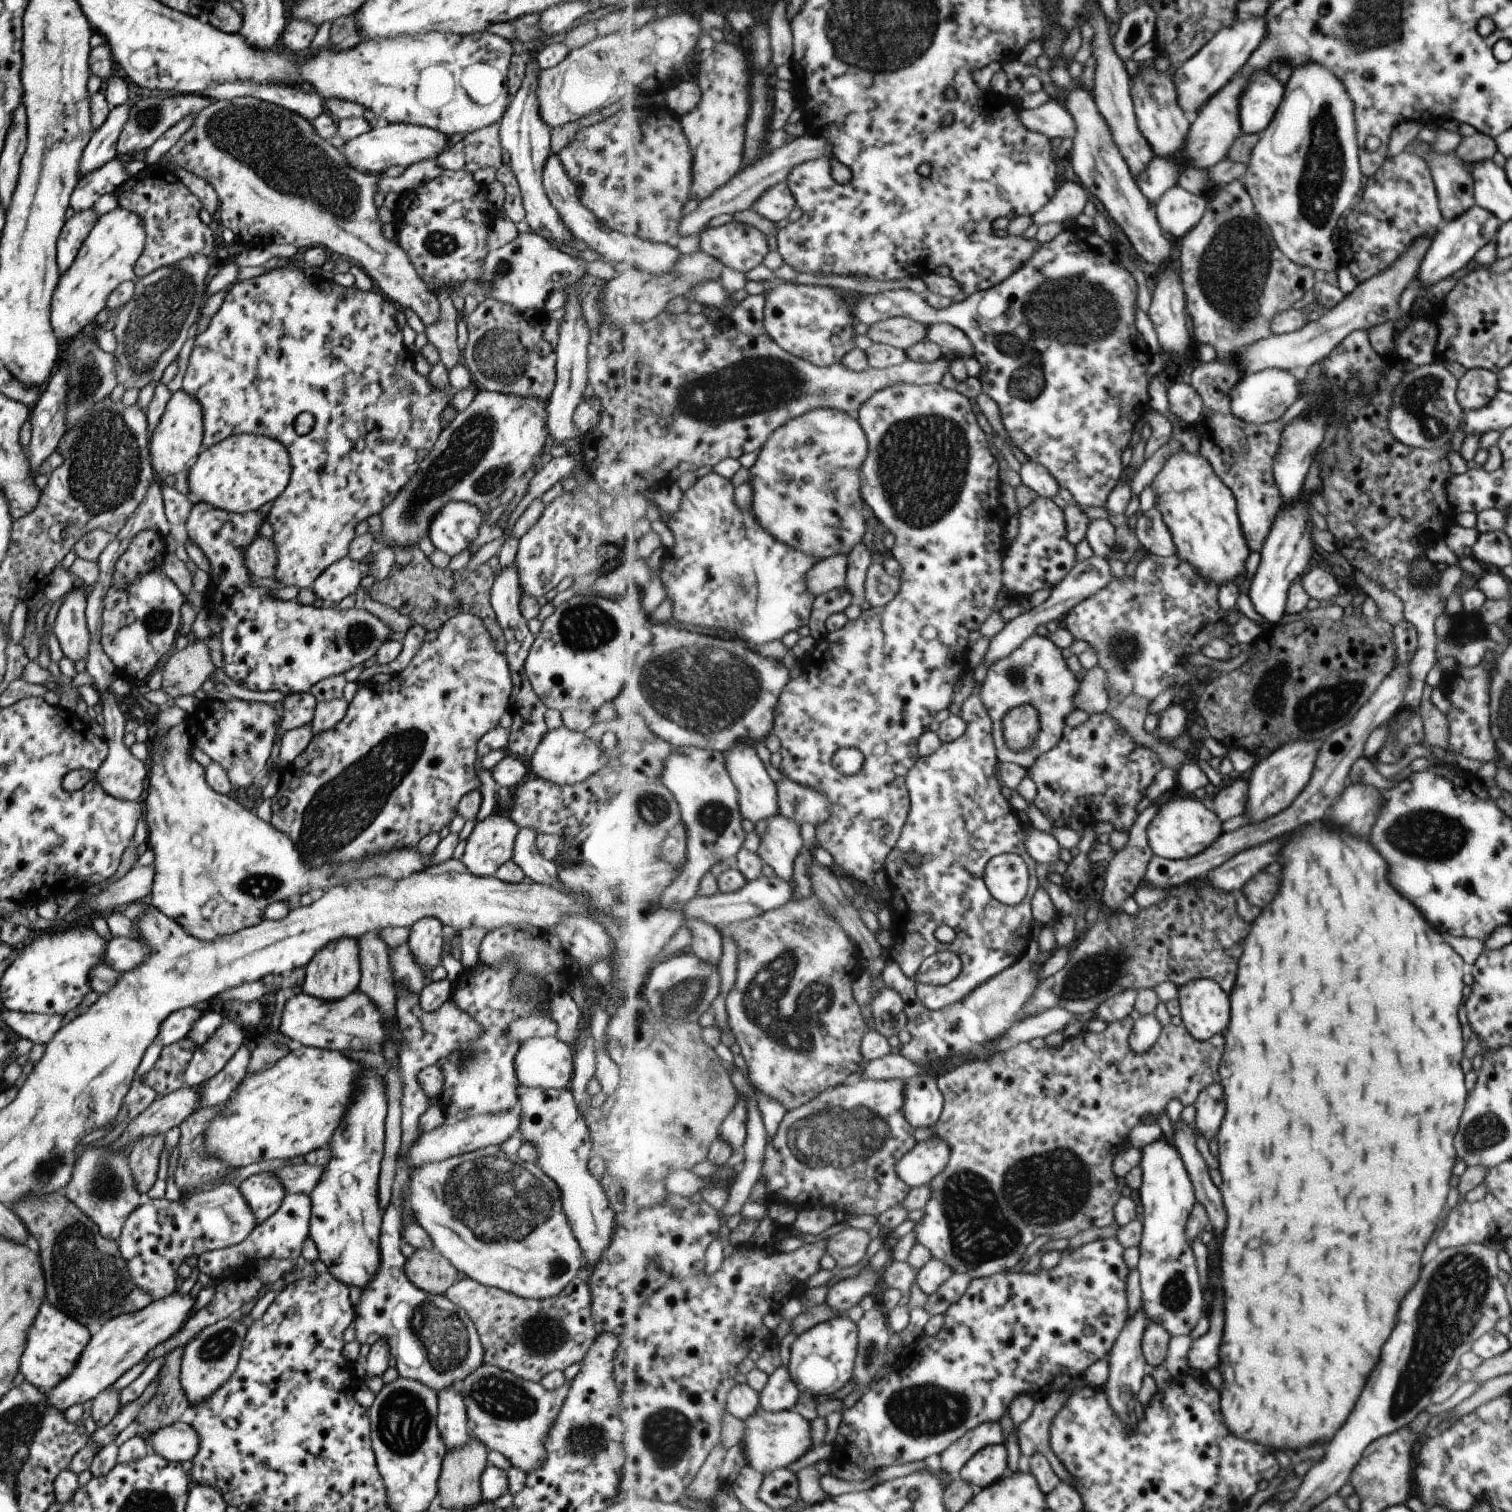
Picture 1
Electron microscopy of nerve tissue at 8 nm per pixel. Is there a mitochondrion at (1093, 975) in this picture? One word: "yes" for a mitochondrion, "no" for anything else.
yes

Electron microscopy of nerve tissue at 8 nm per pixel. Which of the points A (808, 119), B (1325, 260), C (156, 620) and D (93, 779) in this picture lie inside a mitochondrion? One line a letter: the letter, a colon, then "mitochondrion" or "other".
A: other
B: other
C: mitochondrion
D: other

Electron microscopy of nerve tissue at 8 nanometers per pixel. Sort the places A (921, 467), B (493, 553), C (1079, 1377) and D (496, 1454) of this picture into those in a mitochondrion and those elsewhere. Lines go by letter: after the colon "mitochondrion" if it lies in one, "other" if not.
A: mitochondrion
B: other
C: other
D: other

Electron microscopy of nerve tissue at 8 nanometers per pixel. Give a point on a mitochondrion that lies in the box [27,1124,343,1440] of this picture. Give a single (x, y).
(85, 1278)

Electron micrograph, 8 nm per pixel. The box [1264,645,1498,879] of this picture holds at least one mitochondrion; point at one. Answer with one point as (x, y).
(1425, 834)

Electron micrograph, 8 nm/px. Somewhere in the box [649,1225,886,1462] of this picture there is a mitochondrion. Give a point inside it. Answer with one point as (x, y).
(870, 1353)

